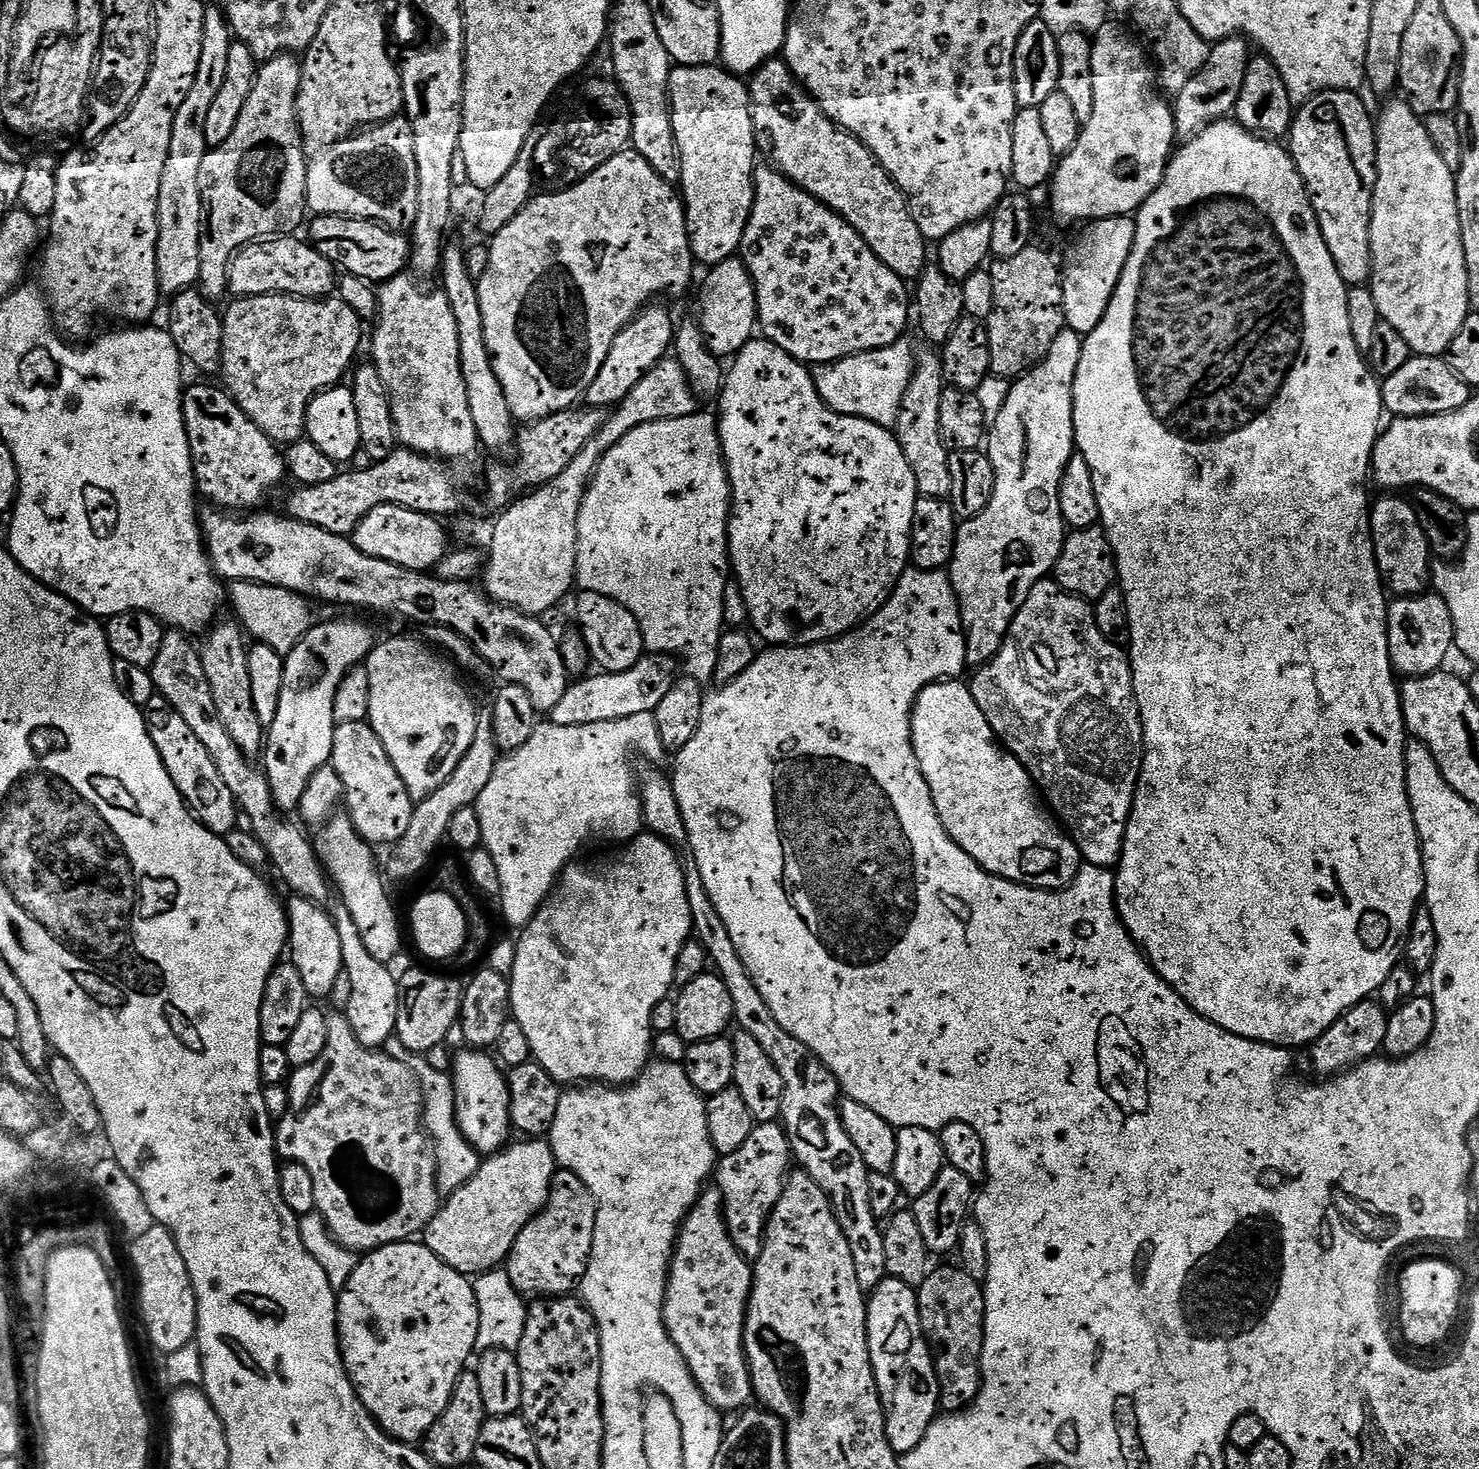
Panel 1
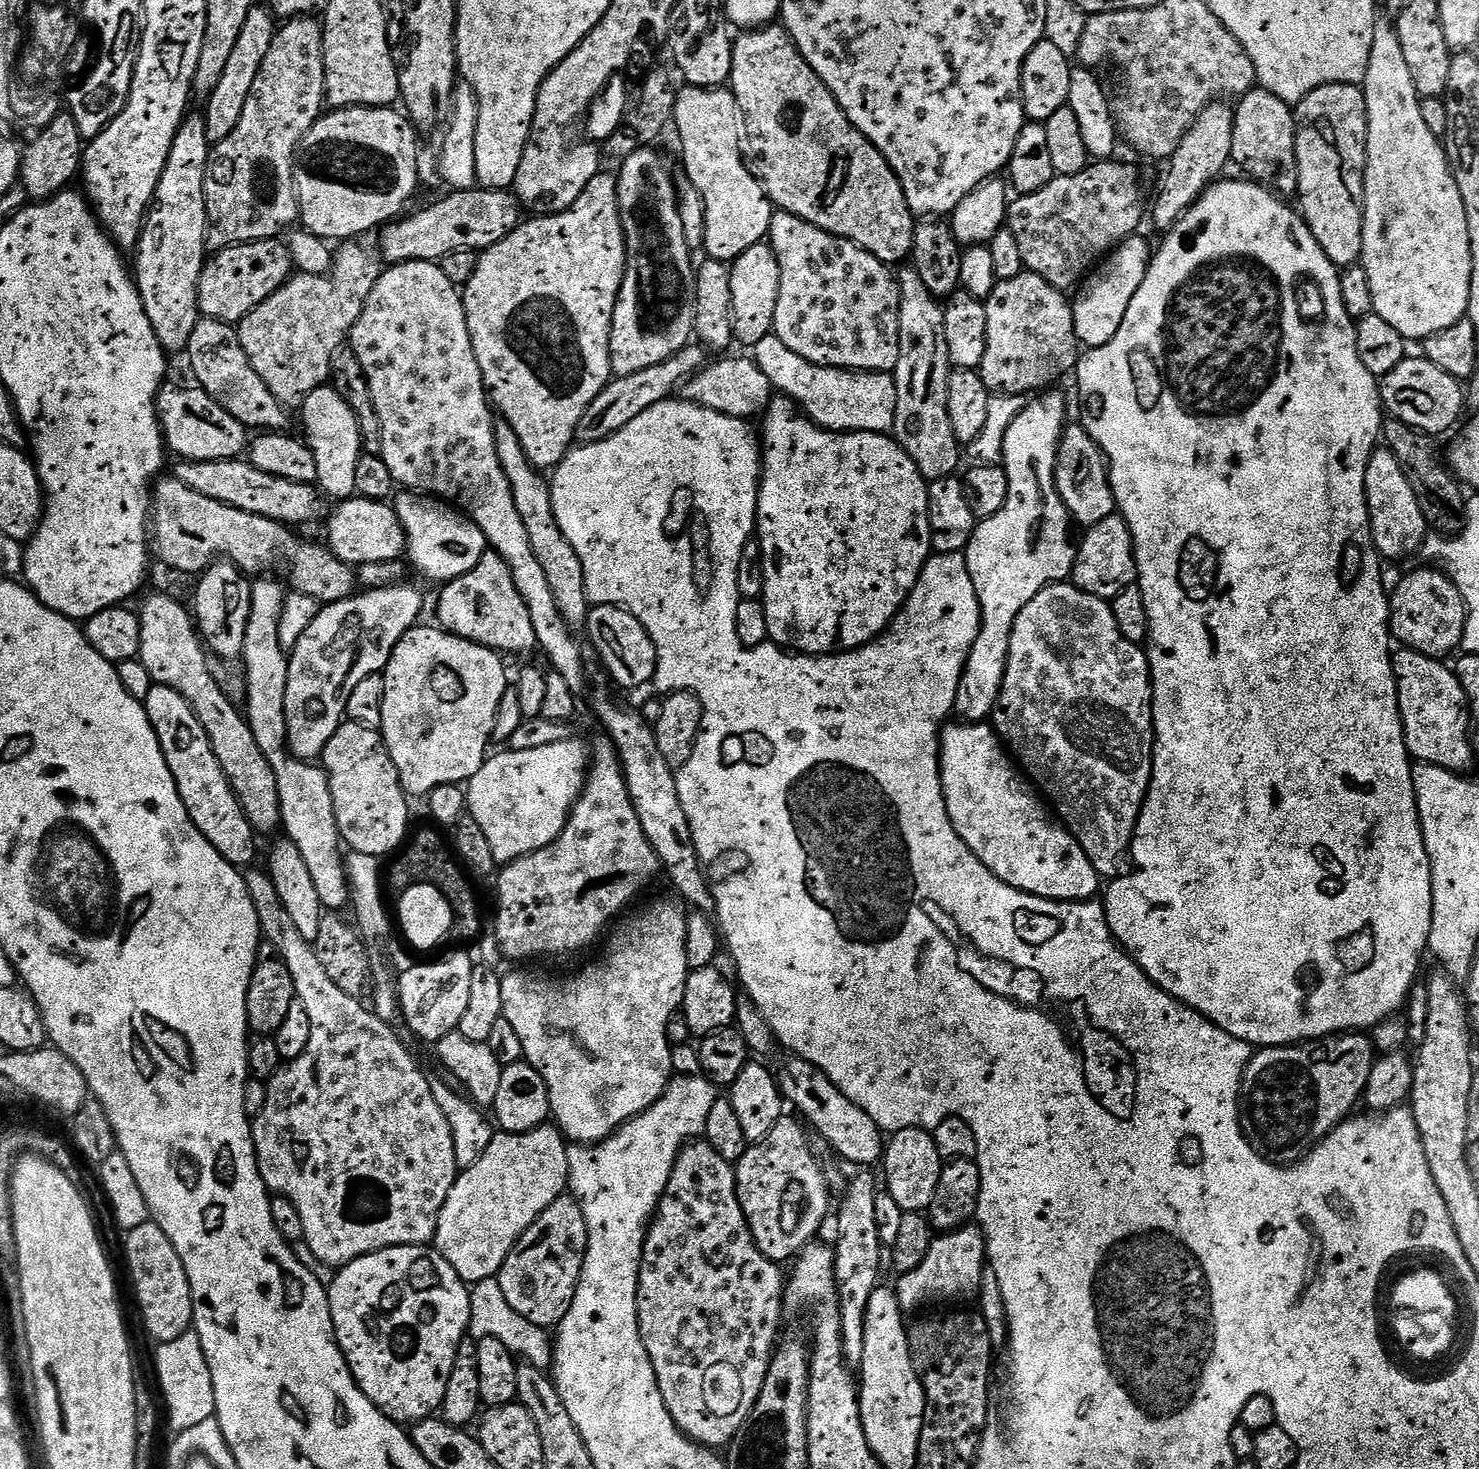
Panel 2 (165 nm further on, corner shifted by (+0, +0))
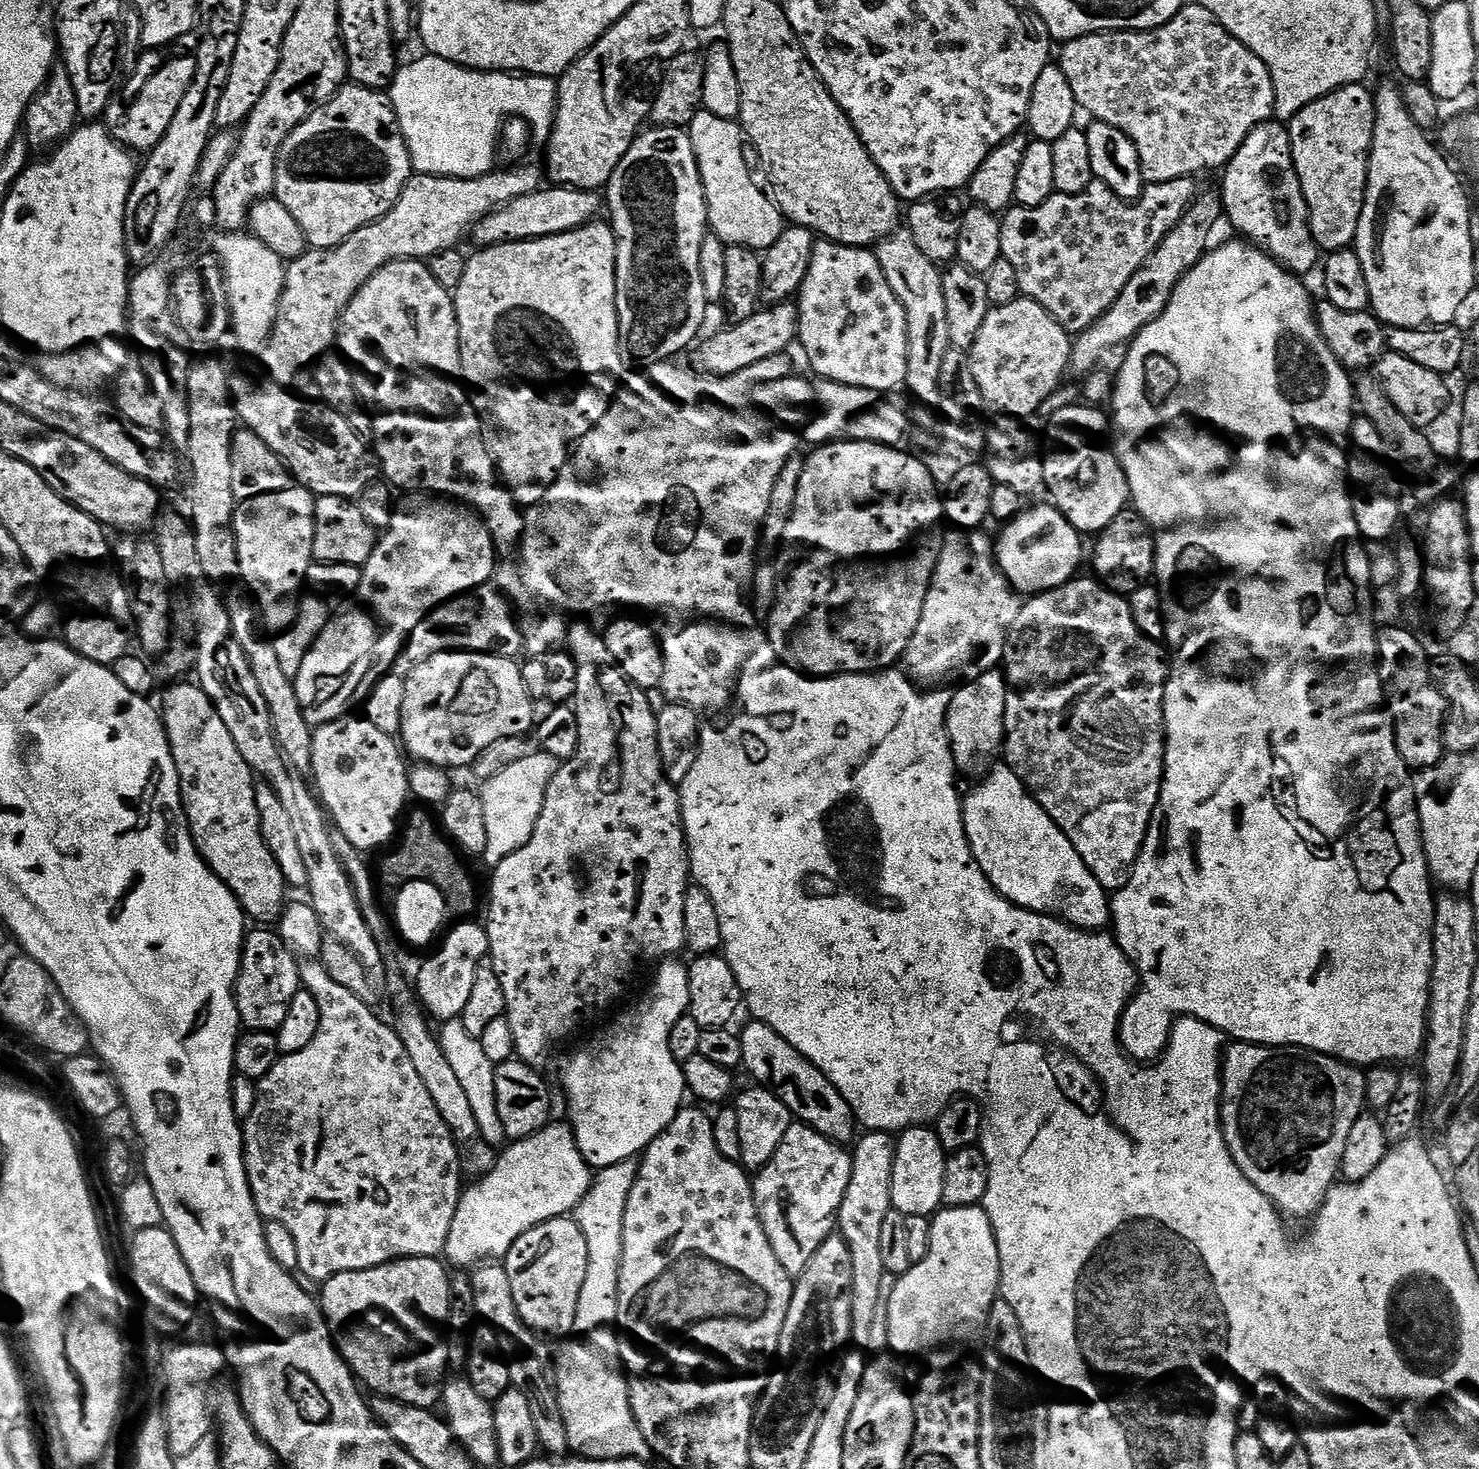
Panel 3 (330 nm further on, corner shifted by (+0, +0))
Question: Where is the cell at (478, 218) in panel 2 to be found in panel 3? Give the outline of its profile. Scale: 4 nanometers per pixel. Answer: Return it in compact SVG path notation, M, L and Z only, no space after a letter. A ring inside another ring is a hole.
M541 186L534 194L522 194L501 208L496 208L486 218L474 225L477 249L489 248L495 244L508 244L512 240L537 240L543 236L566 234L584 224L593 223L601 208L602 196L591 188L570 188L567 186Z

